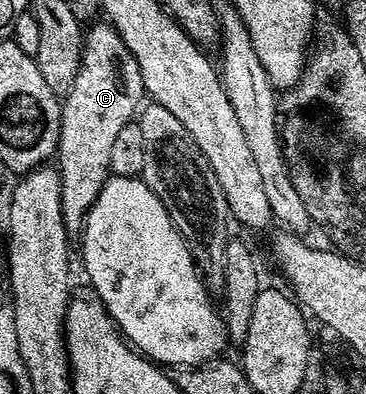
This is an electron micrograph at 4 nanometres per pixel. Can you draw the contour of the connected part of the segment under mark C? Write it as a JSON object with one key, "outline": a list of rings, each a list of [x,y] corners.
{"outline":[[[96,22],[90,28],[92,31],[86,32],[79,72],[71,90],[62,100],[59,116],[57,170],[61,177],[63,220],[71,237],[82,232],[91,206],[107,184],[111,175],[109,157],[115,138],[127,123],[136,118],[144,102],[142,99],[145,99],[141,69],[137,69],[137,61],[129,51],[129,45],[125,45],[110,22],[102,22]]]}

